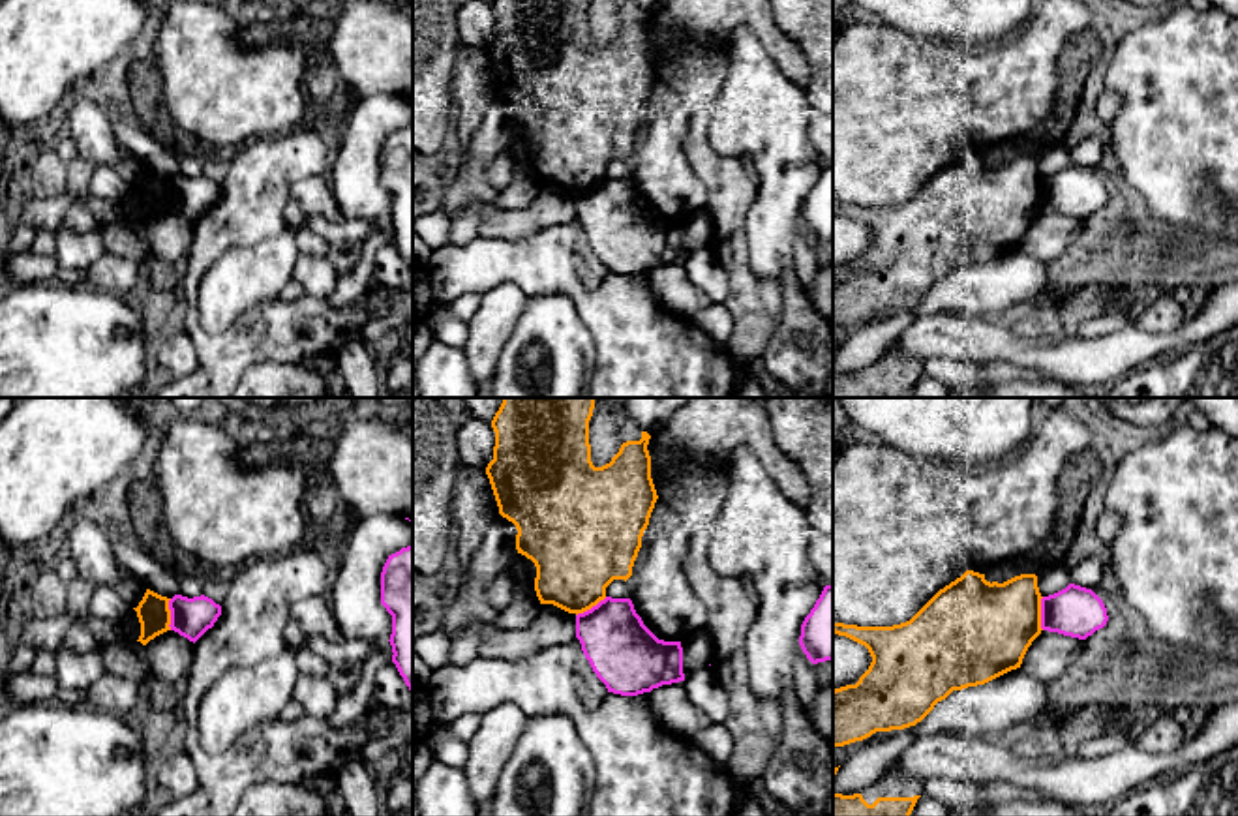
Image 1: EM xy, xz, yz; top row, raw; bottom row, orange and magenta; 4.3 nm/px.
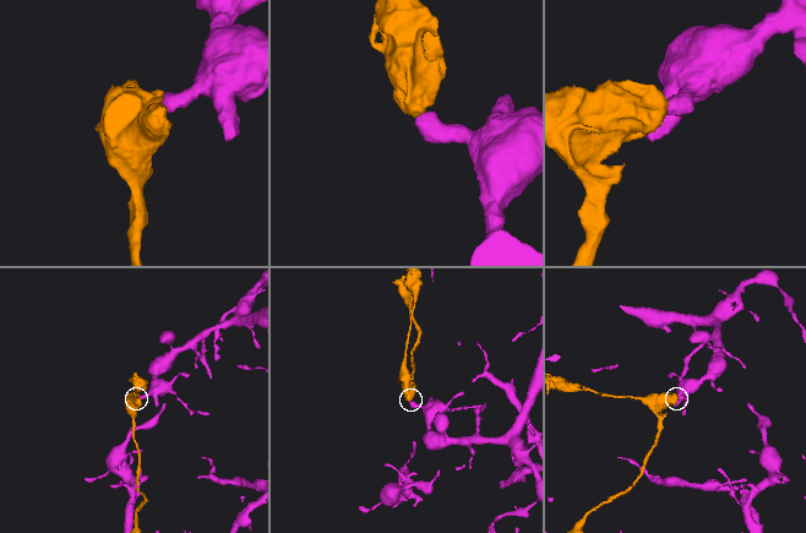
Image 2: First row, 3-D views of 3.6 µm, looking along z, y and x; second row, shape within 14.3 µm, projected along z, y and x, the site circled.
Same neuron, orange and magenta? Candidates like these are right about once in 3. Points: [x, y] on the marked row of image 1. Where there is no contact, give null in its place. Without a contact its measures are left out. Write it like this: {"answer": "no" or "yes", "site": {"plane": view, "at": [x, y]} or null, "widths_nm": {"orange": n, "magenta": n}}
{"answer": "no", "site": {"plane": "yz", "at": [1040, 614]}, "widths_nm": {"orange": 400, "magenta": 220}}

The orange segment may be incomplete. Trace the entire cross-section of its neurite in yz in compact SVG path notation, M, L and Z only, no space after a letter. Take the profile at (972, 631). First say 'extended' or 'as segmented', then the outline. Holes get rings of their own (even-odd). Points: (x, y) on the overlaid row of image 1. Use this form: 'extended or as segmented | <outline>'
as segmented | M966 570L940 589L910 621L893 627L833 623L833 632L865 645L872 657L855 685L833 690L833 747L863 741L876 732L904 730L921 722L953 690L985 685L1020 668L1041 634L1041 593L1035 574L1004 583Z

